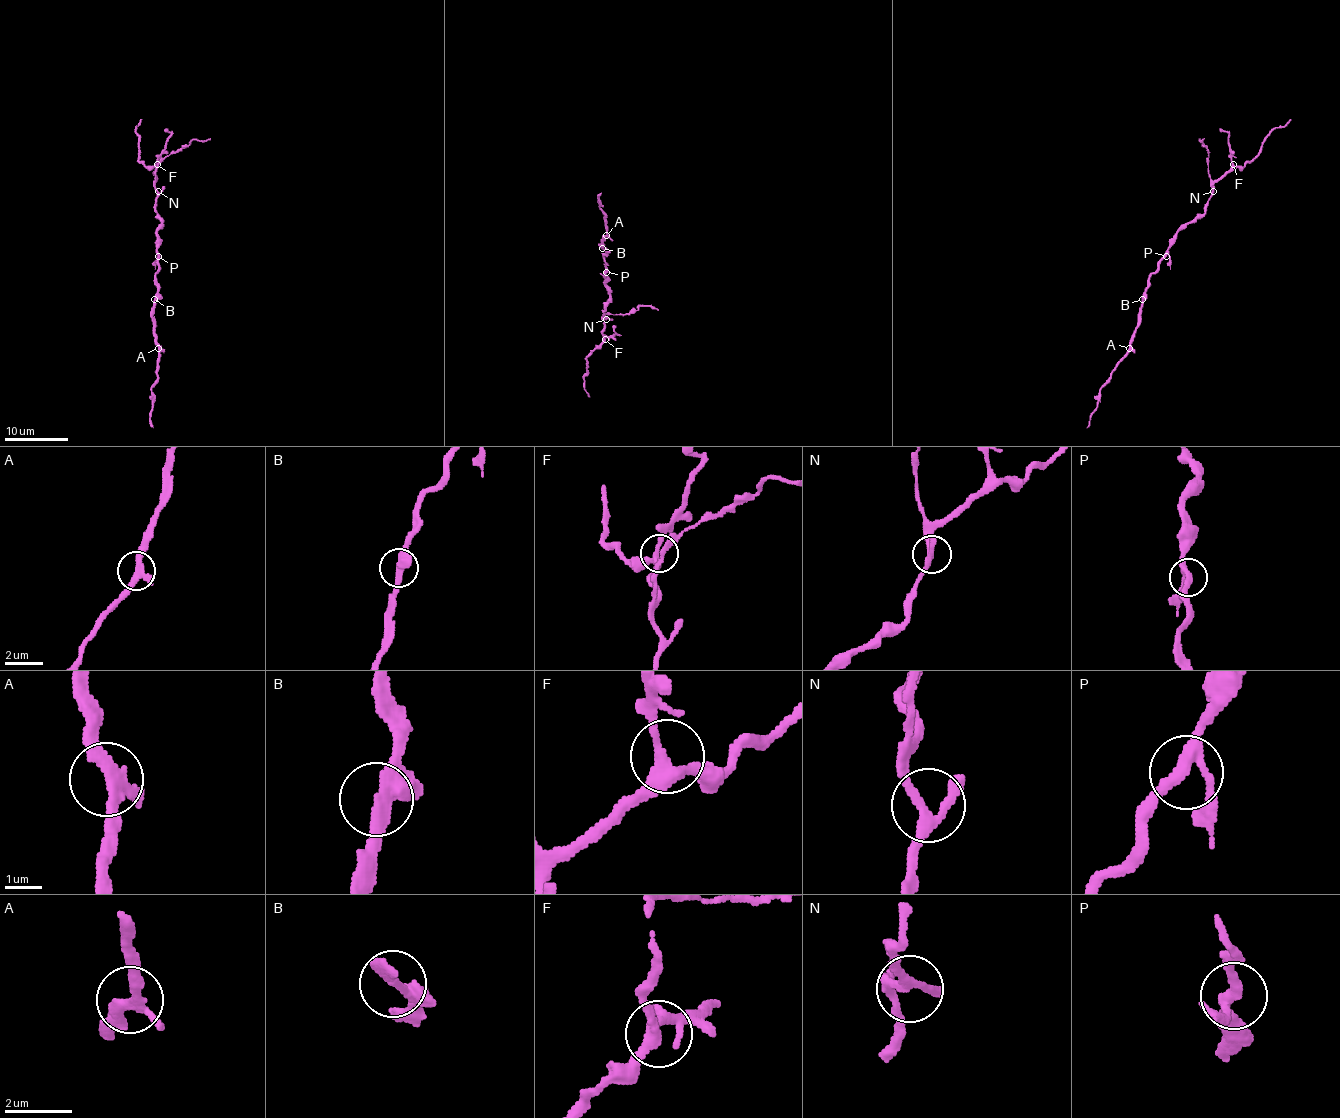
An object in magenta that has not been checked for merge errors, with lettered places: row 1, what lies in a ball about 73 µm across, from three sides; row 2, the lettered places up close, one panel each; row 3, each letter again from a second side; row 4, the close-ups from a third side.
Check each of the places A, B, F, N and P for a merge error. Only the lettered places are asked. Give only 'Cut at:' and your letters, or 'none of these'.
Cut at: none of these

